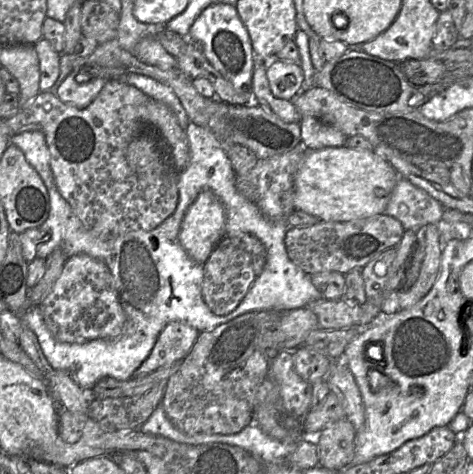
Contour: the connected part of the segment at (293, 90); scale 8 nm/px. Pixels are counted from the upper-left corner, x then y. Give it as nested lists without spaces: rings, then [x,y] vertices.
[[[276,58],[268,62],[266,75],[273,95],[284,100],[294,100],[304,81],[304,73],[299,63]]]

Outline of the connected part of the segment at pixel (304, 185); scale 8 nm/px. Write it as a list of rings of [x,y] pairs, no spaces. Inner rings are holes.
[[[347,145],[308,150],[295,178],[294,207],[295,210],[310,213],[321,221],[333,222],[346,222],[383,214],[390,194],[400,178],[393,166],[374,151],[354,149]]]

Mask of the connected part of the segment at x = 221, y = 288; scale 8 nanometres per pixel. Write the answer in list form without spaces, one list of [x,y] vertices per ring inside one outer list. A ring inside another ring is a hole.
[[[241,233],[223,236],[203,264],[202,297],[208,308],[218,316],[232,312],[243,300],[255,279],[262,273],[267,260],[263,243],[254,235]]]

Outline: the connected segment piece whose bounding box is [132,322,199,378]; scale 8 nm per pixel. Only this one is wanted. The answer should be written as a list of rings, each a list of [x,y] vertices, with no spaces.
[[[168,323],[159,334],[152,352],[132,378],[143,377],[159,368],[182,361],[192,349],[198,335],[199,331],[187,324]]]

